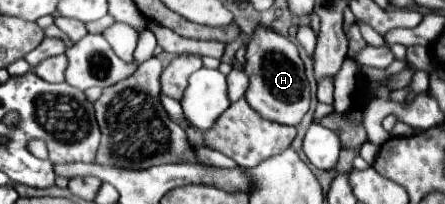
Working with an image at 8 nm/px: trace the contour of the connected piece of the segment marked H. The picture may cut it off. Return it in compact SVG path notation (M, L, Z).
M257 27L247 47L245 71L249 75L245 99L257 113L261 113L261 117L283 125L297 125L303 119L309 109L309 85L297 45L267 27Z

